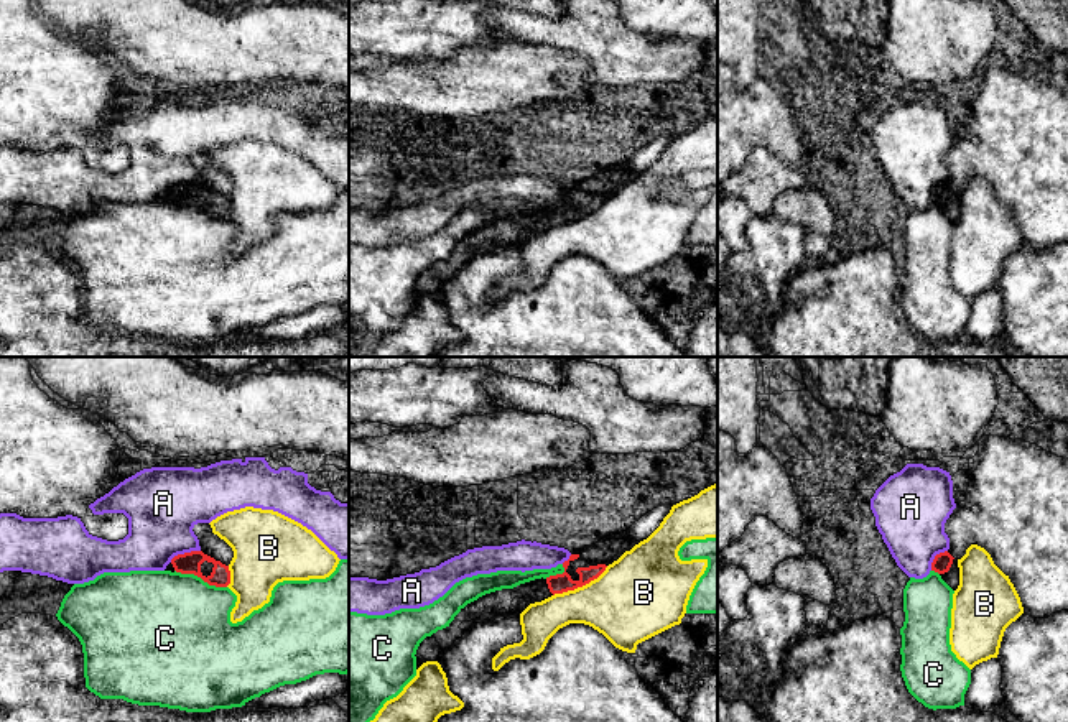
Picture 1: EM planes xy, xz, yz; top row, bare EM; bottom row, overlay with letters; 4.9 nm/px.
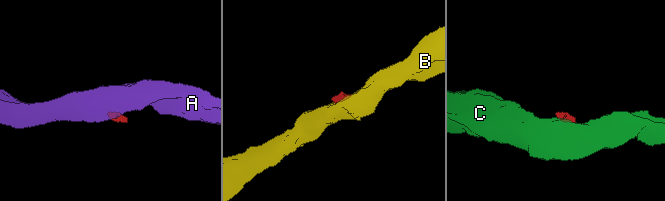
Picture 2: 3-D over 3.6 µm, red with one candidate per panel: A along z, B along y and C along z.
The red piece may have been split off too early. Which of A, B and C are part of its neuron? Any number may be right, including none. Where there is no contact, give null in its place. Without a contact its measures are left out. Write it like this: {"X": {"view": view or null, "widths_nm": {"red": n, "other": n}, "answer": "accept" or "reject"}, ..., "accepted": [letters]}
{"A": {"view": "xy", "widths_nm": {"red": 110, "other": 360}, "answer": "reject"}, "B": {"view": "xz", "widths_nm": {"red": 100, "other": 380}, "answer": "reject"}, "C": {"view": "xy", "widths_nm": {"red": 110, "other": 480}, "answer": "reject"}, "accepted": []}

